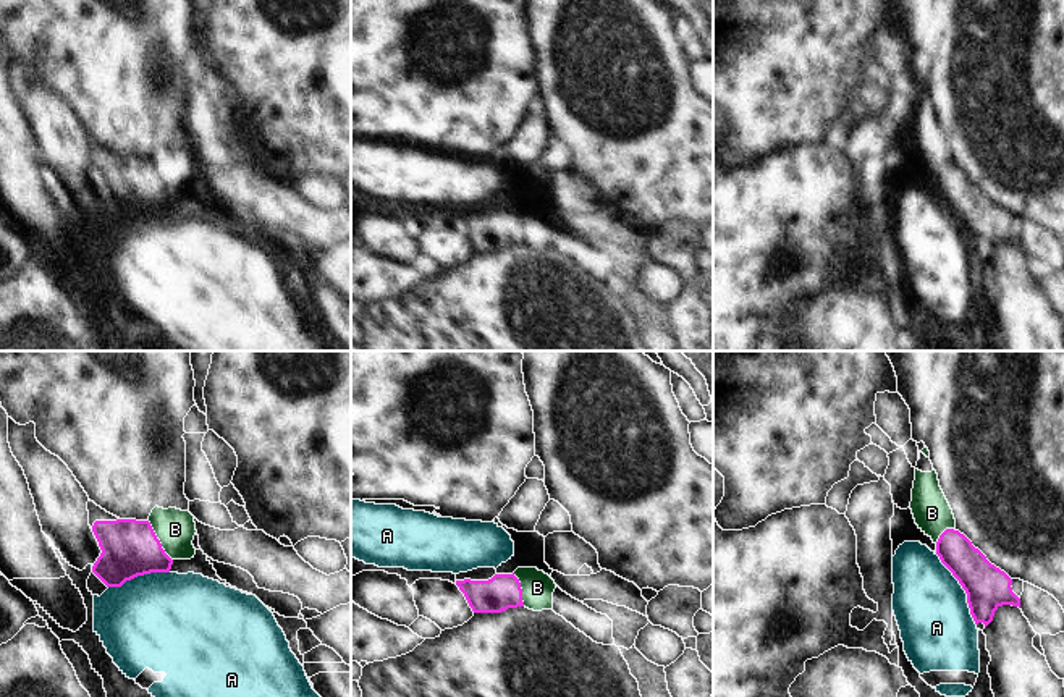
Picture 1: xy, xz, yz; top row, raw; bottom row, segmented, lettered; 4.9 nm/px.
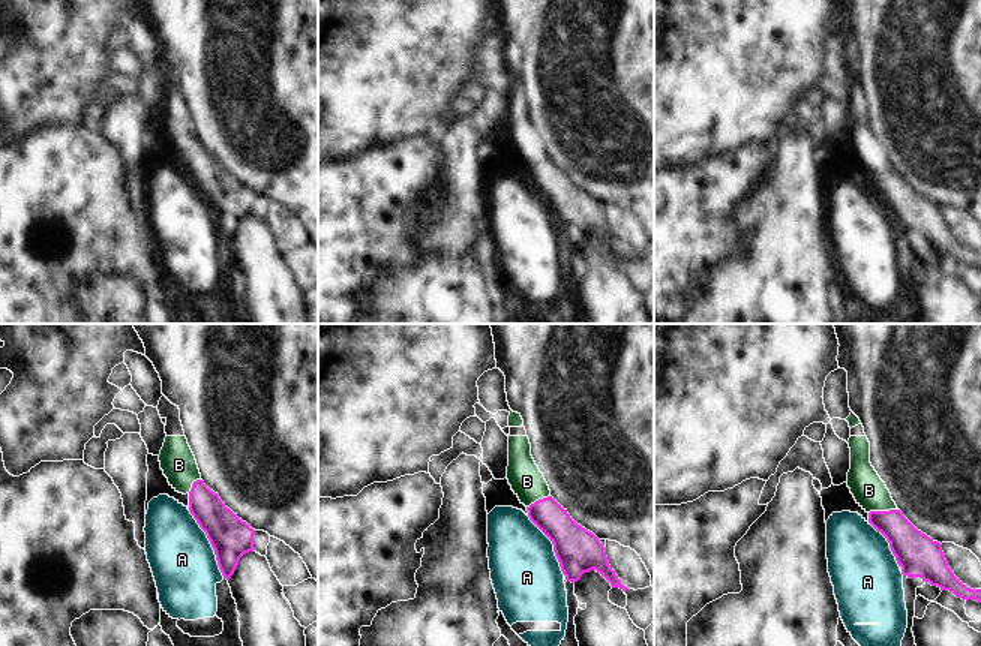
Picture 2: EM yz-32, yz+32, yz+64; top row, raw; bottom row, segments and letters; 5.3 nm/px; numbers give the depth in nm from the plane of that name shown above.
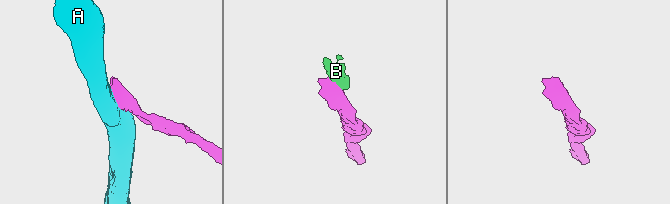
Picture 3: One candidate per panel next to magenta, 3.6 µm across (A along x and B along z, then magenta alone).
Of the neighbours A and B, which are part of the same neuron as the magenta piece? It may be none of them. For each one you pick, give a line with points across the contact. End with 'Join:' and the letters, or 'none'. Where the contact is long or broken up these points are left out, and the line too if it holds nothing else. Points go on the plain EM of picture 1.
B: Path across: xy (130, 186), (149, 185), (159, 178), (175, 167)
Join: B.

